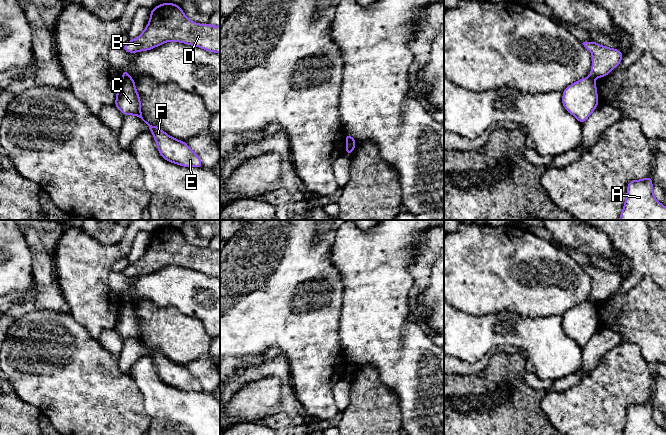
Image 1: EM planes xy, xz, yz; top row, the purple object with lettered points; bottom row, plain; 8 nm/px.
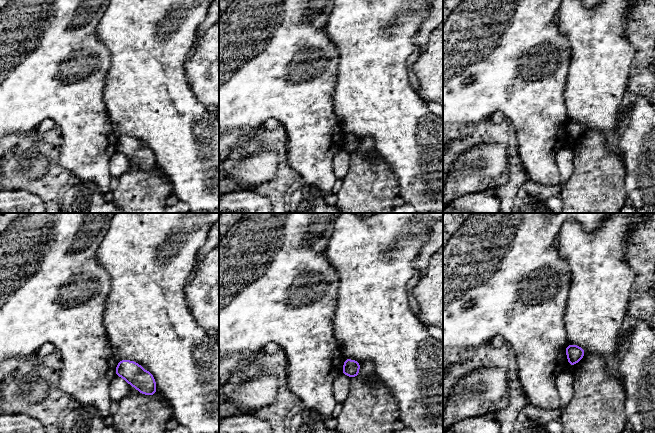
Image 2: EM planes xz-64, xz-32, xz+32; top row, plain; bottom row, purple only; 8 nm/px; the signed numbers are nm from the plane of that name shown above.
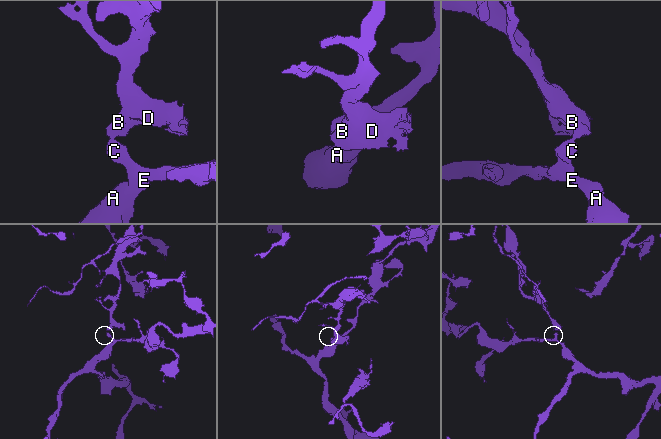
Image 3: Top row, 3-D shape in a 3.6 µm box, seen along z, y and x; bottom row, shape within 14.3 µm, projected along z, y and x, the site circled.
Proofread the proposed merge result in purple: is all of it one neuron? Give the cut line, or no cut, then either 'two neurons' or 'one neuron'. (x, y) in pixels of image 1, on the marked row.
cut xz (346, 143), (355, 144); two neurons

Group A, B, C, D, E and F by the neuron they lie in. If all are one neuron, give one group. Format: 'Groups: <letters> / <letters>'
Groups: A C E F / B D

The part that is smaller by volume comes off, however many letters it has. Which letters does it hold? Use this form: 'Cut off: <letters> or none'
Cut off: B, D

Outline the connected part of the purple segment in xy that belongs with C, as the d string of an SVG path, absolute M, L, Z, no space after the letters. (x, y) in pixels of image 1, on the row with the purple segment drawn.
M122 77L116 94L115 106L123 115L141 118L150 129L160 155L167 161L185 167L203 167L200 158L185 143L166 134L160 127L152 126L142 117L140 96L132 77Z

